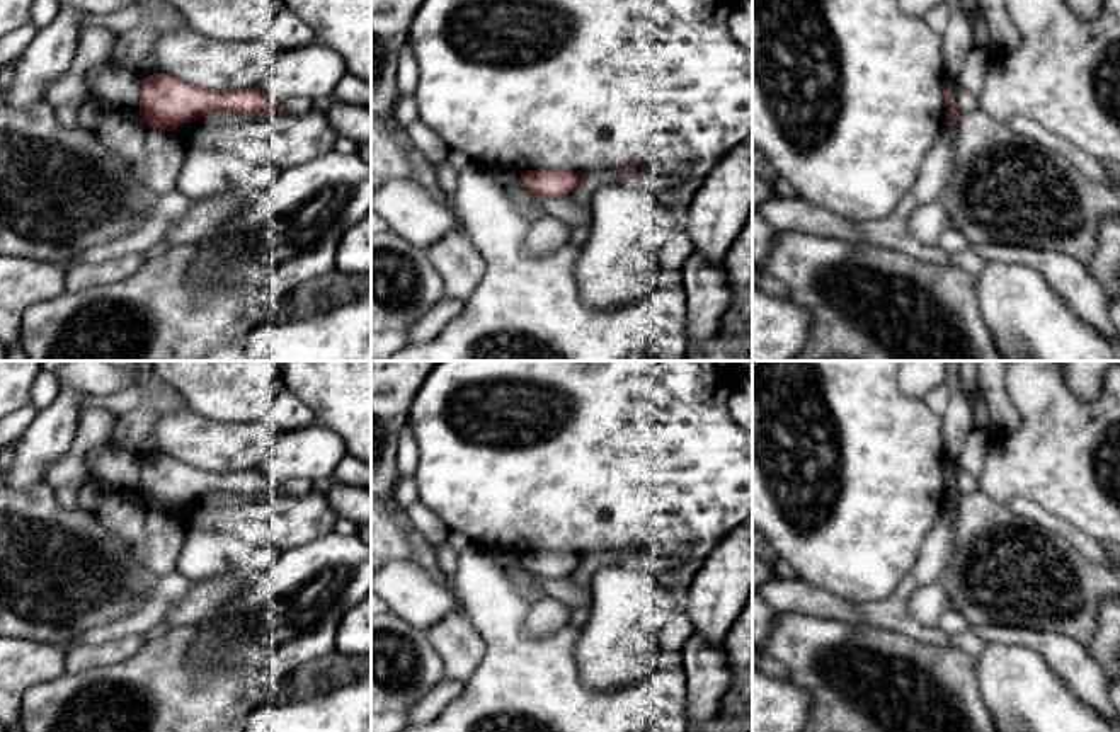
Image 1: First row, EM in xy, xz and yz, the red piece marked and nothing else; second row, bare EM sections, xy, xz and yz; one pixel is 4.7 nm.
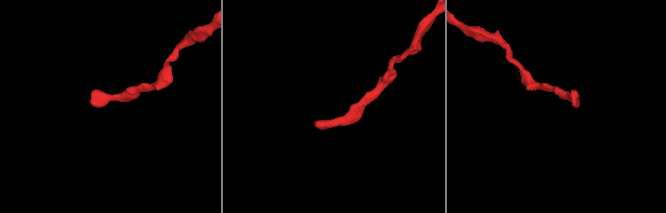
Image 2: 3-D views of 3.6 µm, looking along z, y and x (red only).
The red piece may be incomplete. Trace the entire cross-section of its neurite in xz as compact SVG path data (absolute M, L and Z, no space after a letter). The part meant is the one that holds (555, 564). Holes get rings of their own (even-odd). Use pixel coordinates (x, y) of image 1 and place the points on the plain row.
M560 550L526 552L521 553L519 565L536 577L567 579L582 567L586 555L587 553Z

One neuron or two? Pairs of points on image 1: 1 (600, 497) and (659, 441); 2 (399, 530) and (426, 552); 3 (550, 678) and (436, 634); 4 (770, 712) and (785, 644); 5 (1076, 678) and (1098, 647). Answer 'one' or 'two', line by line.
1: one
2: one
3: two
4: two
5: two

